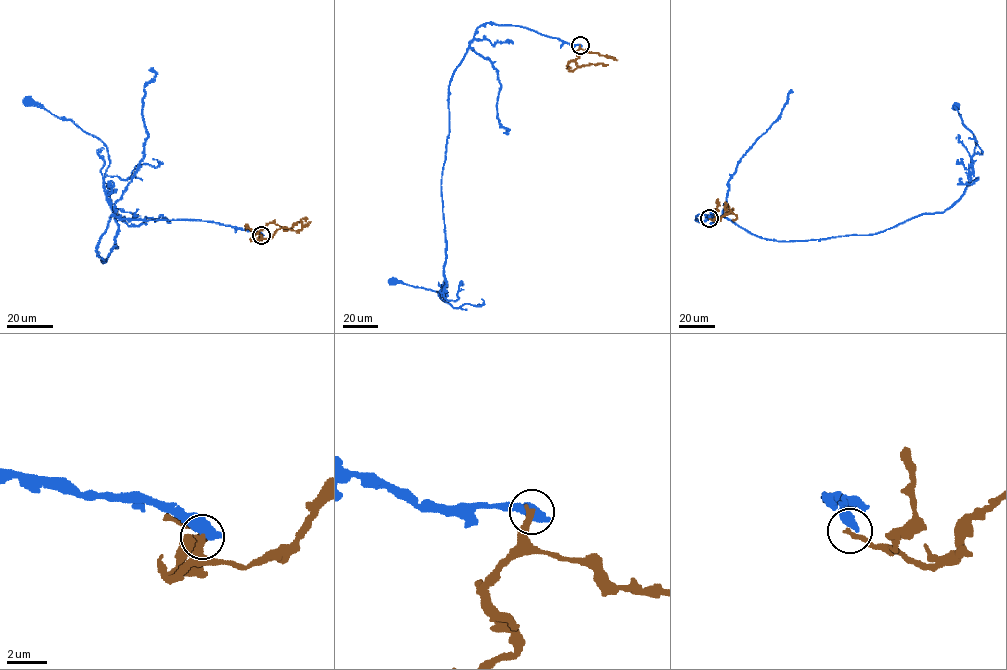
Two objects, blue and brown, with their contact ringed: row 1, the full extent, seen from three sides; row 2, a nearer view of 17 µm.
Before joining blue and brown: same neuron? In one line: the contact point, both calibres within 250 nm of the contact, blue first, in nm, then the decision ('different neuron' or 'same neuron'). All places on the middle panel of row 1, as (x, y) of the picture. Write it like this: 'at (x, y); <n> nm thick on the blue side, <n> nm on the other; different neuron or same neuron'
at (580, 45); 650 nm thick on the blue side, 280 nm on the other; different neuron

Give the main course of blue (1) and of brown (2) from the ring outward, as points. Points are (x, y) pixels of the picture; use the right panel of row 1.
1: (710, 218), (696, 216), (723, 217), (785, 241), (872, 235), (943, 212), (970, 181), (975, 145), (955, 106)
2: (710, 218), (718, 221), (728, 214), (725, 202)

